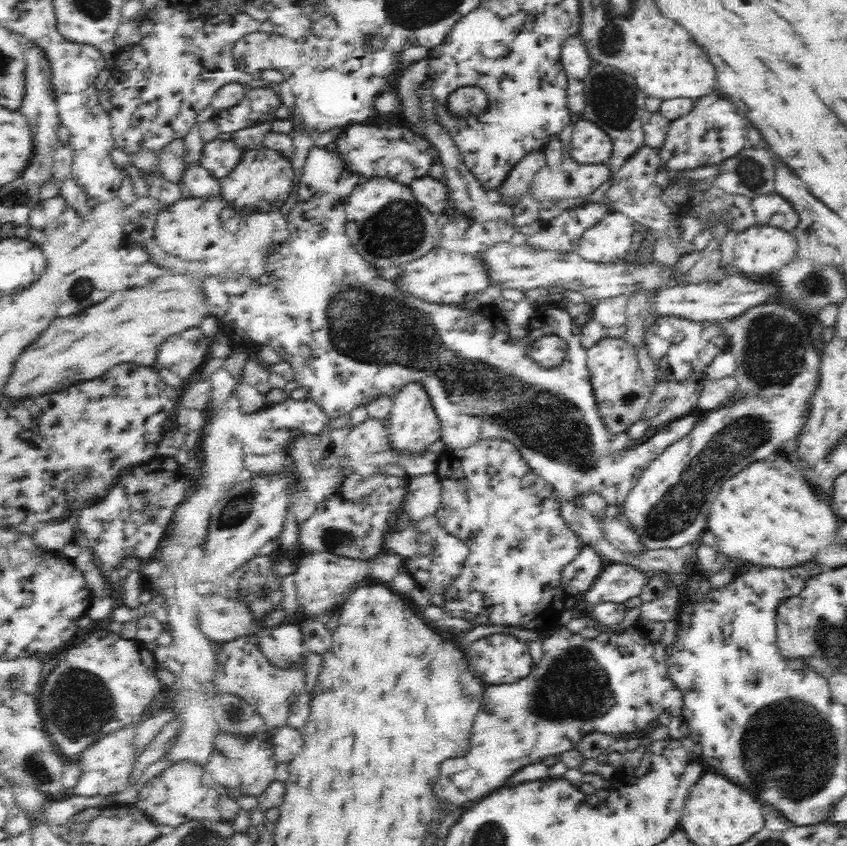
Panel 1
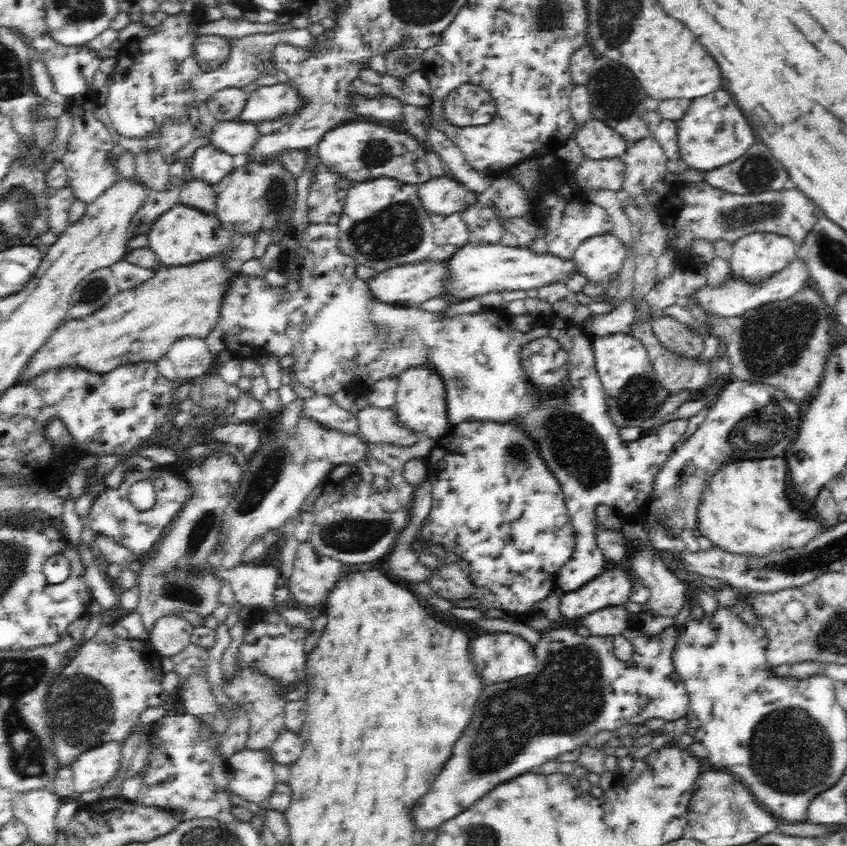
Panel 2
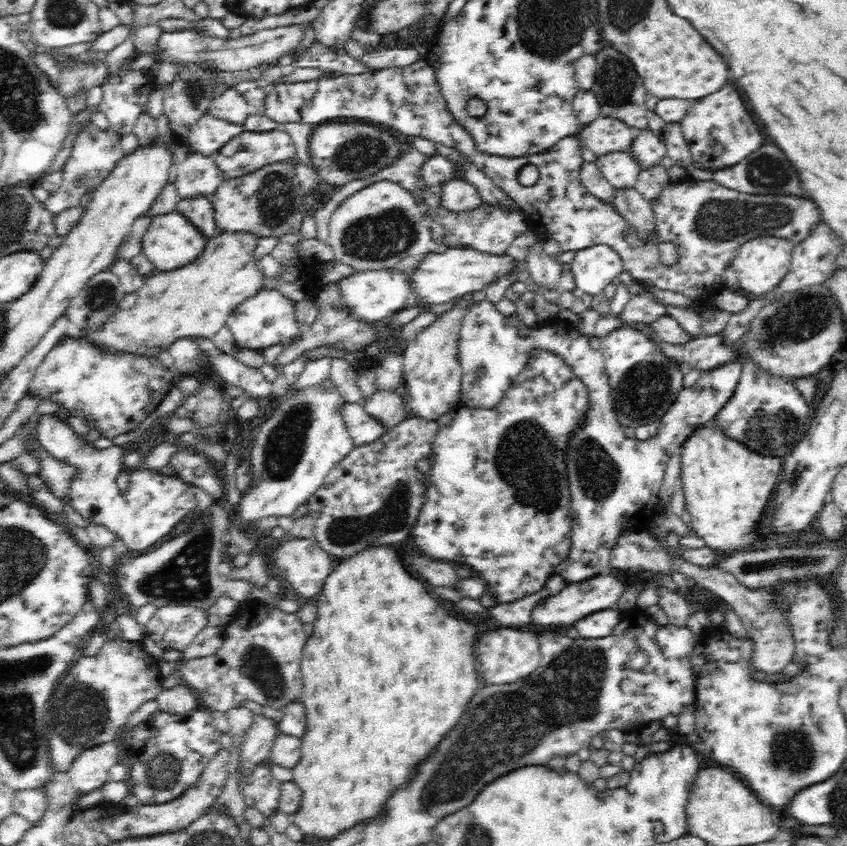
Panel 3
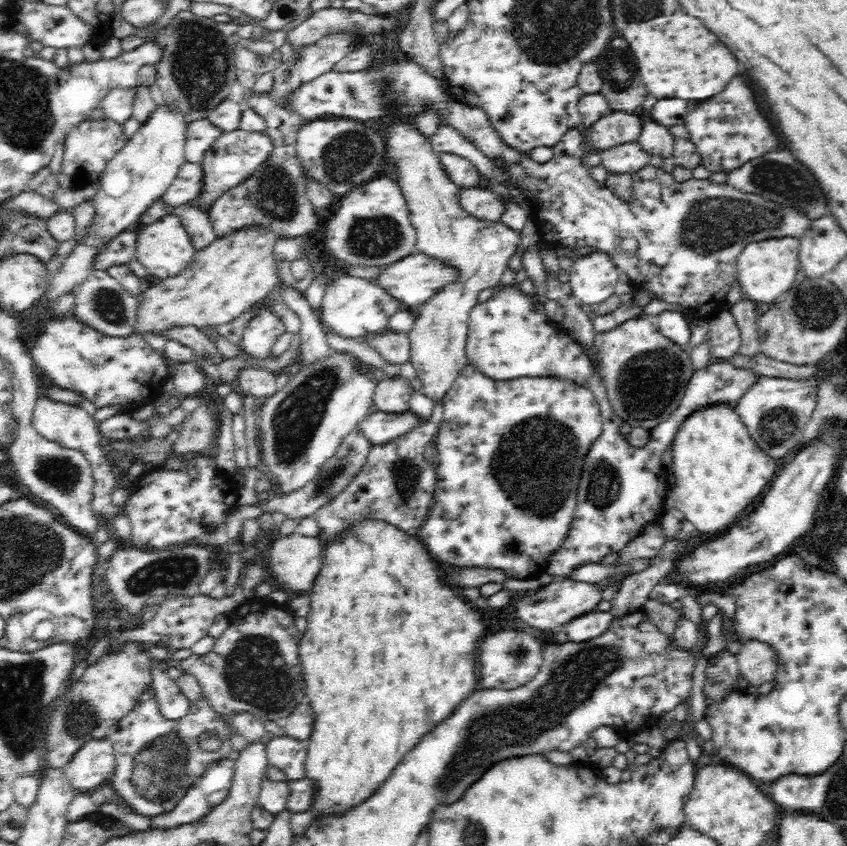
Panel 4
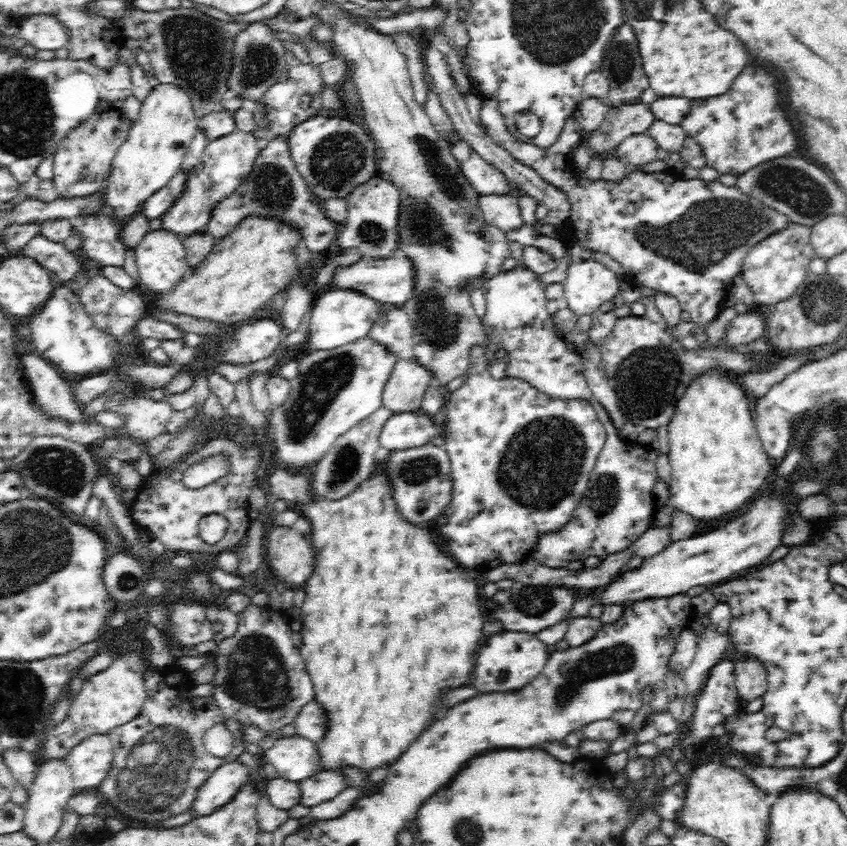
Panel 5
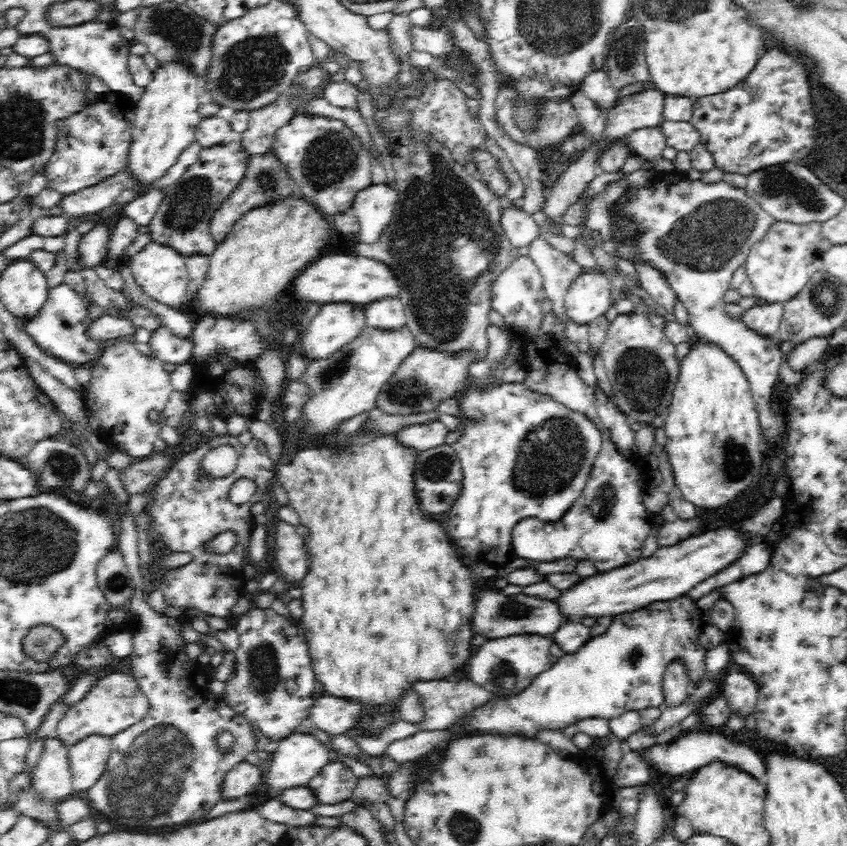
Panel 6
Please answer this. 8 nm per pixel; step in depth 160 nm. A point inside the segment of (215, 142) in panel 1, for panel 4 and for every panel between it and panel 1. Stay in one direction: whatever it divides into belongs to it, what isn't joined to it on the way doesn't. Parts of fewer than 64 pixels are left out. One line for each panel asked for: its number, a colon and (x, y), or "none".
2: (208, 163)
3: (194, 174)
4: (189, 182)

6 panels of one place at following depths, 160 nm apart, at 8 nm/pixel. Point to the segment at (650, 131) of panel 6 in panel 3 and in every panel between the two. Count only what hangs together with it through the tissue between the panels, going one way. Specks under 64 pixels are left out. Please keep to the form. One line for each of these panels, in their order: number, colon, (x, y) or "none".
3: (620, 169)
4: (629, 158)
5: (637, 150)

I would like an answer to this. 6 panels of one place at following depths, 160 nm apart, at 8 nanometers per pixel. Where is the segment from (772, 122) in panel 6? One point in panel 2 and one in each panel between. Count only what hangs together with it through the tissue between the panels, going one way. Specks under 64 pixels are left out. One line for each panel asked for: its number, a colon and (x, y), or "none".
2: (713, 132)
3: (719, 133)
4: (727, 130)
5: (743, 128)

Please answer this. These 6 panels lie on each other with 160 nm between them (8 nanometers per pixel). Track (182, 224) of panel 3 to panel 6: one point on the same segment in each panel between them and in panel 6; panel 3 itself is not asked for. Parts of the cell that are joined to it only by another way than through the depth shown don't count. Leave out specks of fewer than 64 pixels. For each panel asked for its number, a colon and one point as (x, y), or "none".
4: (165, 248)
5: (160, 255)
6: (160, 270)

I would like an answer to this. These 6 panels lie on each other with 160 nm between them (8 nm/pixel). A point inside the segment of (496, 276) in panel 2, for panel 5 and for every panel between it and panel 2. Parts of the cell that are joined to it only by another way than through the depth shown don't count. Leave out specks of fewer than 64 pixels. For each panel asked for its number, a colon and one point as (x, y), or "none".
3: (439, 278)
4: (413, 280)
5: (393, 280)

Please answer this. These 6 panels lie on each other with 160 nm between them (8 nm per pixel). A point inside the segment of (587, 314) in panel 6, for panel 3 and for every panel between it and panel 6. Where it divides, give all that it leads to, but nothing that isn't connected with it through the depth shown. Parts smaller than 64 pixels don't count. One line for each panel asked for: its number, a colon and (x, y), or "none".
3: (593, 268)
4: (593, 277)
5: (588, 284)

